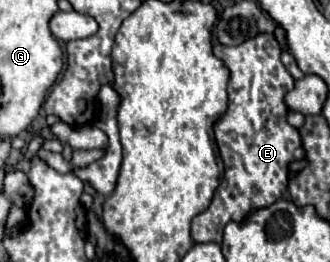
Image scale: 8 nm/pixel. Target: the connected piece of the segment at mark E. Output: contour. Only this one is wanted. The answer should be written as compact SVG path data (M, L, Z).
M257 35L237 47L229 49L215 49L215 55L229 67L229 107L225 115L215 123L215 137L217 145L225 163L225 177L219 183L211 205L193 219L191 237L195 243L221 243L223 229L229 221L241 221L249 211L257 207L269 207L277 199L285 197L287 183L289 183L289 163L305 159L305 149L301 145L301 135L295 127L287 123L287 107L285 107L285 93L293 89L293 77L285 71L281 63L281 49L273 35Z

